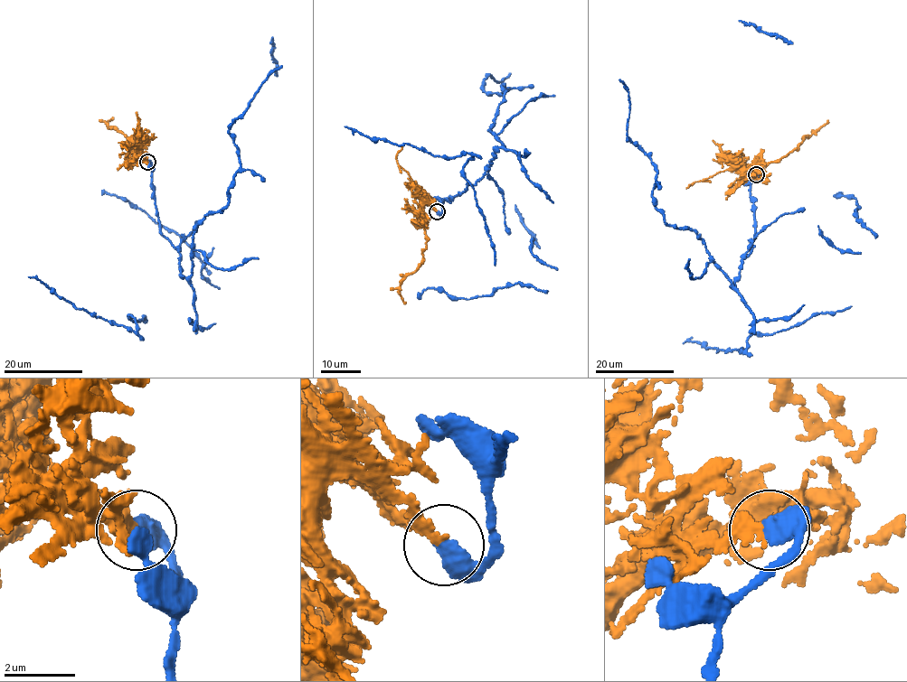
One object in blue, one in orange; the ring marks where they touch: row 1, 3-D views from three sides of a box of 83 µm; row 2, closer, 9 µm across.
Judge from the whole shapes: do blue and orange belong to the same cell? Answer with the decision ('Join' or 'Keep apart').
Keep apart

